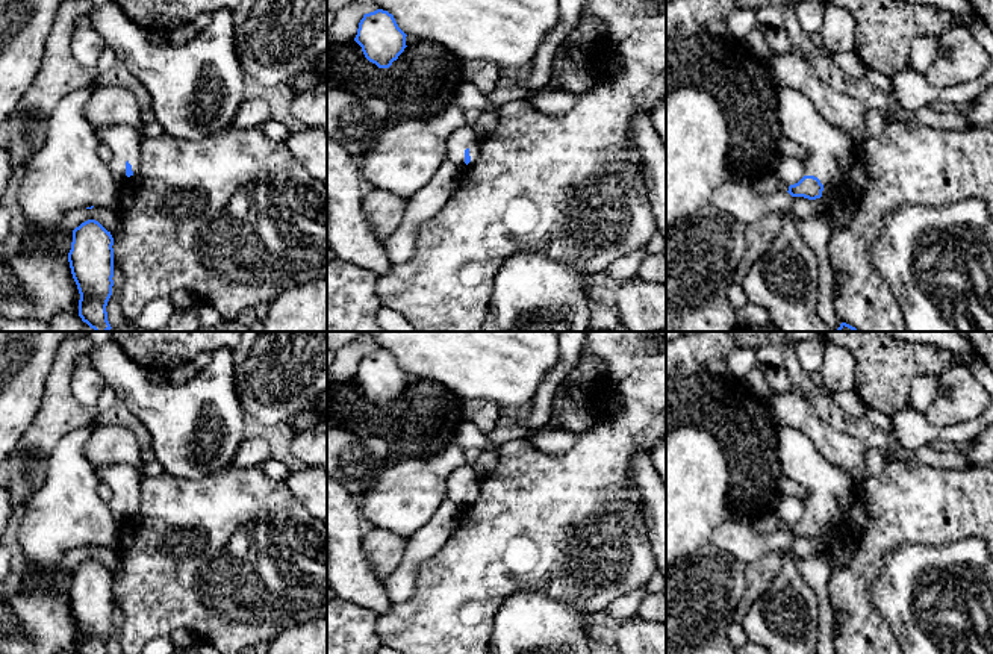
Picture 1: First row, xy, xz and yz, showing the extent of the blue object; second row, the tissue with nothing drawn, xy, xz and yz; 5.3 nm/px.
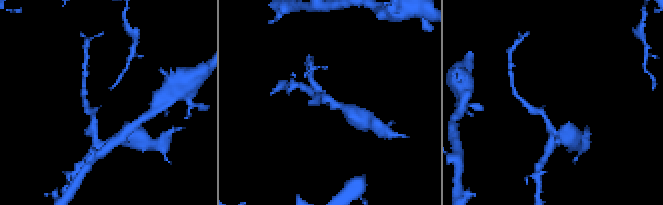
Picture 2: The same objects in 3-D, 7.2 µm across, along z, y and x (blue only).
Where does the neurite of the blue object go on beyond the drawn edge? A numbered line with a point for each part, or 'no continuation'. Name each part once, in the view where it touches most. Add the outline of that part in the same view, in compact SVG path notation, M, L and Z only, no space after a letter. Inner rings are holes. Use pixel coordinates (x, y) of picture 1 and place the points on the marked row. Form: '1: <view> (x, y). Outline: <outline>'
1: xz (463, 138). Outline: M471 127L454 130L448 138L448 159L468 167L478 157L478 138Z

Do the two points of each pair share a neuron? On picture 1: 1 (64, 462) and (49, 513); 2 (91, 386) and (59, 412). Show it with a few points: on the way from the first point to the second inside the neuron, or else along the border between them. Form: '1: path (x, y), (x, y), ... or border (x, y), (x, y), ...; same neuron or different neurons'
1: path (64, 474), (64, 498), (61, 501); same neuron
2: border (74, 367), (70, 391), (82, 404), (91, 407); different neurons

